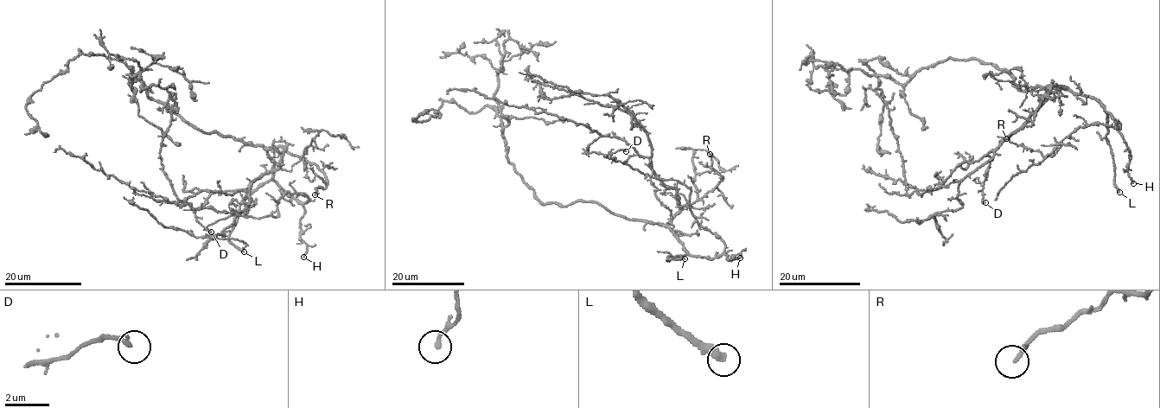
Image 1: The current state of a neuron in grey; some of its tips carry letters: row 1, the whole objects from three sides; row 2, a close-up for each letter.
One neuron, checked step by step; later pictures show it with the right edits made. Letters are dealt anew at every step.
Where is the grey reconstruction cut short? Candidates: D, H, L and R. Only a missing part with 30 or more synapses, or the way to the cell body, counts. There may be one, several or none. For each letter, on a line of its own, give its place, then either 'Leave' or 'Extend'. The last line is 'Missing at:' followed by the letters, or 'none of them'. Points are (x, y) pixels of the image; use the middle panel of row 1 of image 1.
D: Place: (626, 151). Leave
H: Place: (740, 258). Leave
L: Place: (685, 258). Extend
R: Place: (710, 154). Leave
Missing at: L

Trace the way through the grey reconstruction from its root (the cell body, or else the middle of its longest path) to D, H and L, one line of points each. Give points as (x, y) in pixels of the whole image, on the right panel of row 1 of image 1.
D: (1049, 86), (1066, 86), (1054, 84), (1028, 120), (986, 154), (993, 157), (984, 183), (985, 202)
H: (1049, 86), (1064, 86), (1095, 98), (1118, 123), (1119, 132), (1131, 153), (1126, 170), (1133, 183)
L: (1049, 86), (1064, 86), (1088, 95), (1104, 107), (1107, 117), (1106, 137), (1119, 192)

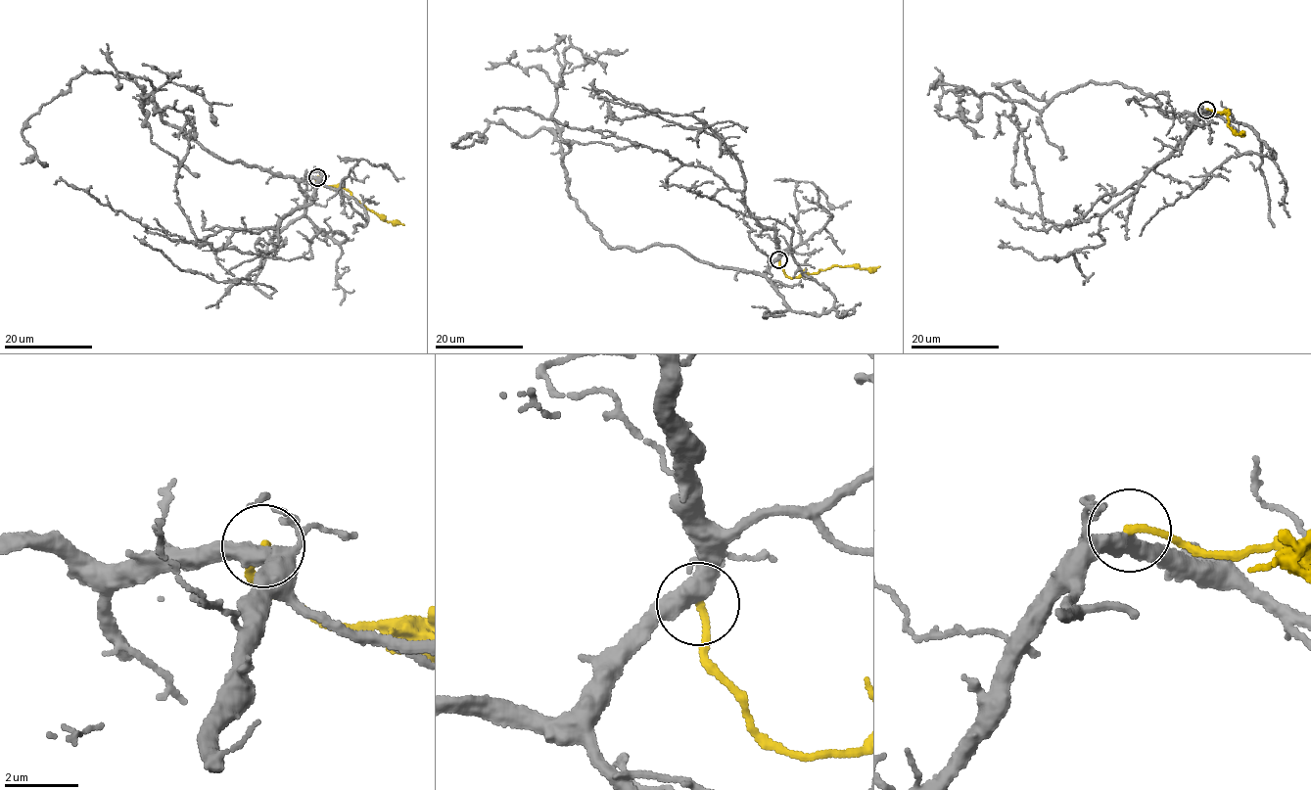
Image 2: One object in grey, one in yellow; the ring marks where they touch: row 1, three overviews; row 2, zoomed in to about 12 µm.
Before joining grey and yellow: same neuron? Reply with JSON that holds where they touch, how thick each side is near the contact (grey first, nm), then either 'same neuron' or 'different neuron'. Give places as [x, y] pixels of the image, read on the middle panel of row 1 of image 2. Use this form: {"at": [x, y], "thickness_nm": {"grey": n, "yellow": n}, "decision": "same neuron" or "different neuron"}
{"at": [778, 259], "thickness_nm": {"grey": 460, "yellow": 200}, "decision": "different neuron"}

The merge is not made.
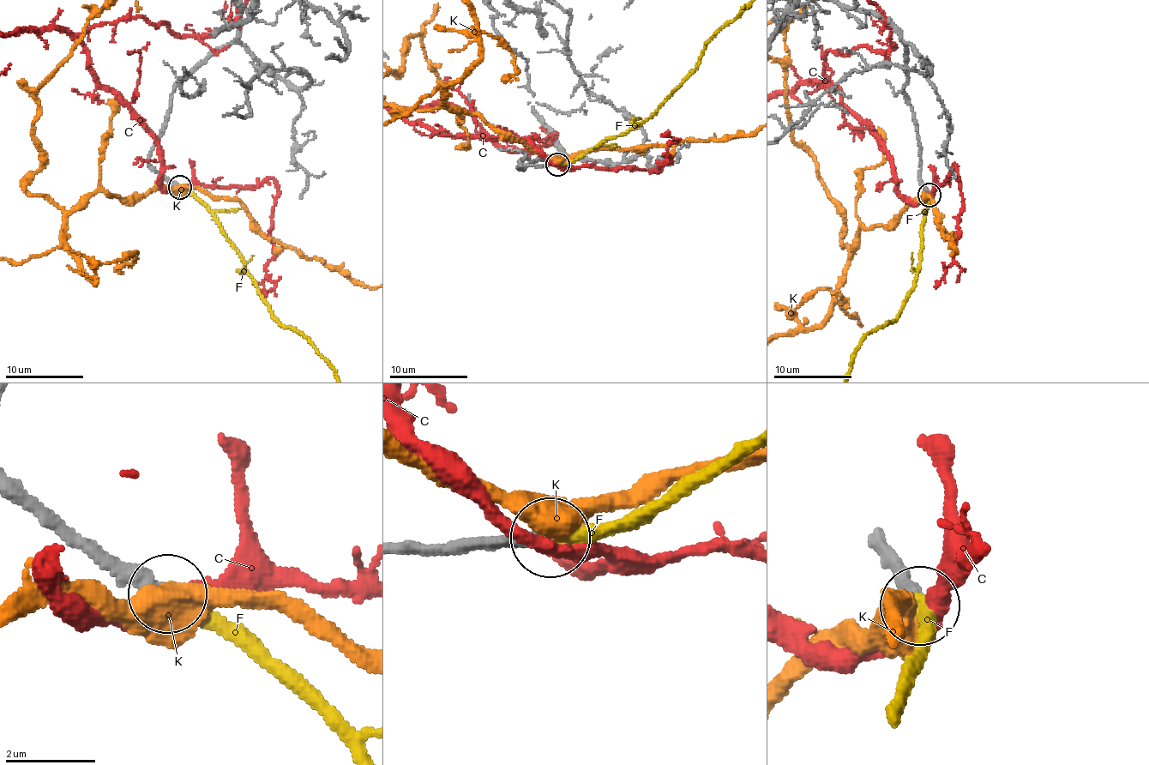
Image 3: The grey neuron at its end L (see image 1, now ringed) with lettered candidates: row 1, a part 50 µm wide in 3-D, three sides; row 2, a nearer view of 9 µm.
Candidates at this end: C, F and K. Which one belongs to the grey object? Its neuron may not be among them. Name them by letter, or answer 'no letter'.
F

